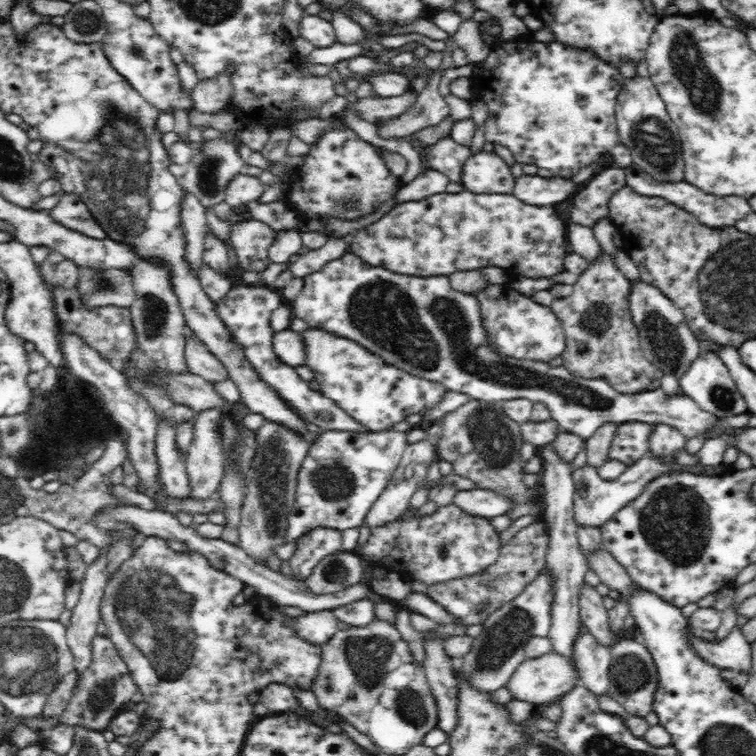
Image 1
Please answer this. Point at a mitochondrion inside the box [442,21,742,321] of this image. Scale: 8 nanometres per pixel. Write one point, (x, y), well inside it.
(685, 58)

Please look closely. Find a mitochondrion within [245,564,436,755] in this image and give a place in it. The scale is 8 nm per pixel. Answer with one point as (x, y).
(368, 655)

